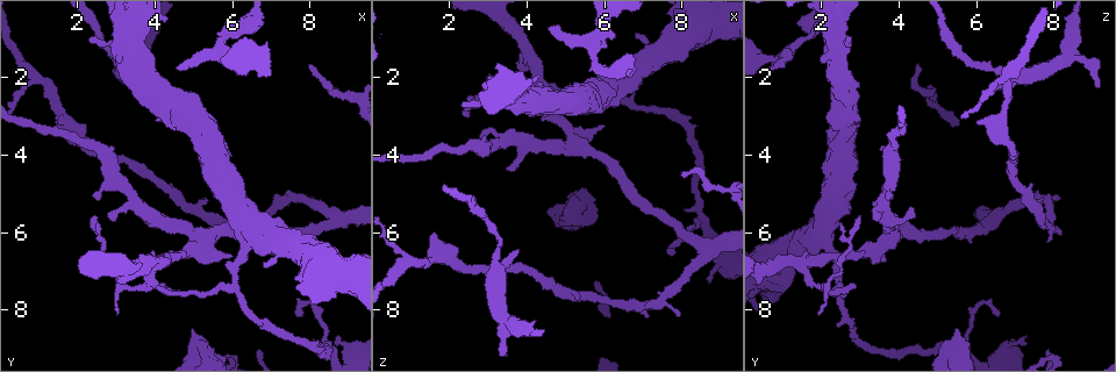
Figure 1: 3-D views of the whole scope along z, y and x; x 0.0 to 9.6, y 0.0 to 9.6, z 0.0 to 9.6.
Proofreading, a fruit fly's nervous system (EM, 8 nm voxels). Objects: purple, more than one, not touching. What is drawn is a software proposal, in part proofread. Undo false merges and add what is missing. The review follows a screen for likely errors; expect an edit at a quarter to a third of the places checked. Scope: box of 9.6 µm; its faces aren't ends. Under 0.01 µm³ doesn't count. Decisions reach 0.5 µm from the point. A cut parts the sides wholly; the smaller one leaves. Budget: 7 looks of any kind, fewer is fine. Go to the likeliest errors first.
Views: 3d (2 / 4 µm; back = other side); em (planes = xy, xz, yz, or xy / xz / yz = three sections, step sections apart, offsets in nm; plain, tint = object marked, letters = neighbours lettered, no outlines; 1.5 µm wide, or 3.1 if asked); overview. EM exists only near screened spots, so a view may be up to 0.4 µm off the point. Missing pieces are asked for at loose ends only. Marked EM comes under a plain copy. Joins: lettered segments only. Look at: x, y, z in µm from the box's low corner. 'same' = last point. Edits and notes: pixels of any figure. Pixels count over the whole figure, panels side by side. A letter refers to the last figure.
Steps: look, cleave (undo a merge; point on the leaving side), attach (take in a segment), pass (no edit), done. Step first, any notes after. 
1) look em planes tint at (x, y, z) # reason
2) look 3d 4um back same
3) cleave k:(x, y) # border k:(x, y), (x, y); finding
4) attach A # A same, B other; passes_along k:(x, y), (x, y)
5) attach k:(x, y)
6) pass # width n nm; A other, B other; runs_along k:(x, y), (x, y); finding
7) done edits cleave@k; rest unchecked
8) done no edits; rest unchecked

look 3d 2um at (6.00, 7.40, 2.45) # three arms meet

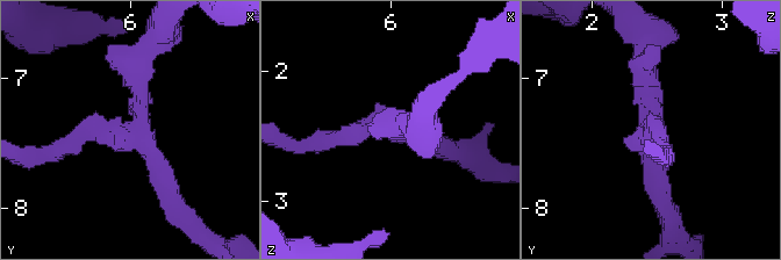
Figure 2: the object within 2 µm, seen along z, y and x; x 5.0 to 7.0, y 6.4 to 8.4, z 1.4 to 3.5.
look em planes tint at (6.00, 7.36, 2.42)

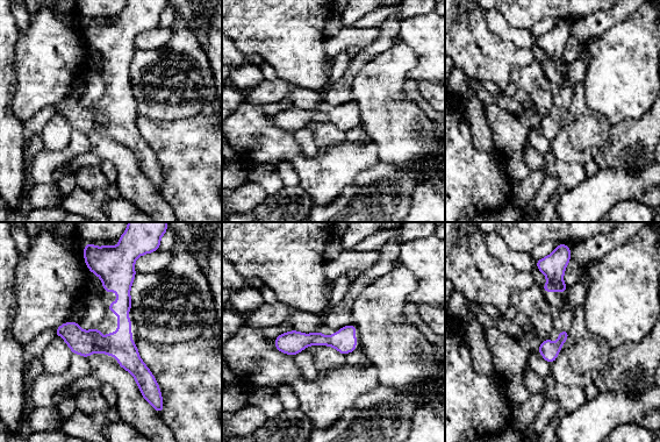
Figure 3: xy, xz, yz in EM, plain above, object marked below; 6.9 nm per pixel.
look em planes letters same # see the neighbours

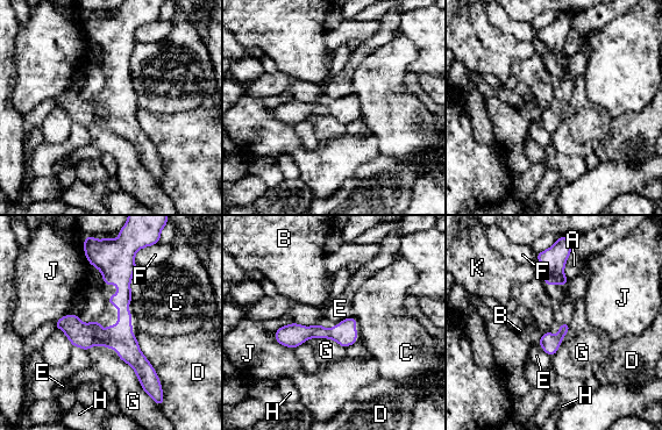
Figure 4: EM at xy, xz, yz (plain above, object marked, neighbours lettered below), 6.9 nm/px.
pass # A other, B other, C other, D other, E other, F other, G other, H other, J other, K other; runs_along 4:(105, 257), (147, 386); all the same neuron

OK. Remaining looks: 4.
look em xy step 4 letters at (3.80, 2.25, 6.40)

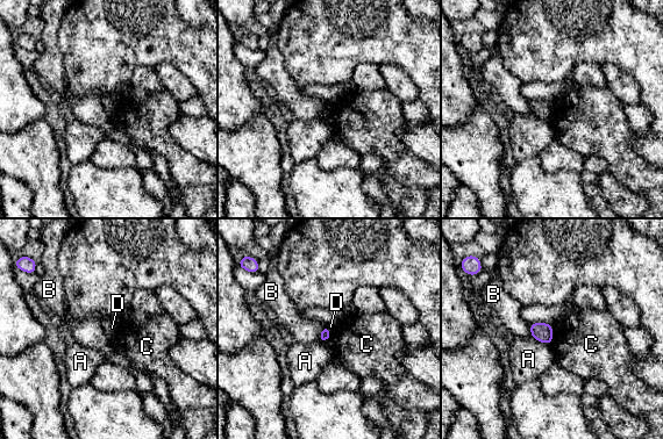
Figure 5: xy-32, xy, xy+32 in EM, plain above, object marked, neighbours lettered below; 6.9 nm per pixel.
look em planes letters same # another direction

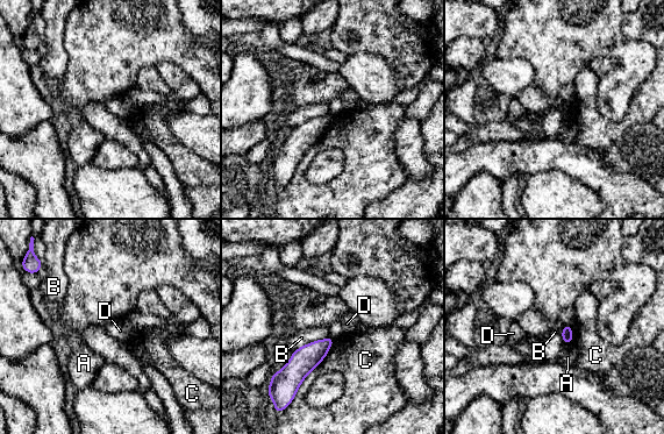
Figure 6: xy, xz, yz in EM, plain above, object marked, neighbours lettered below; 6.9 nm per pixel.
pass # A other, B other, C other, D other; border 6:(564, 326), (561, 332); no lettered segment goes on from it

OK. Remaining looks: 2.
look 3d 2um at (4.55, 1.70, 0.75) # an open end

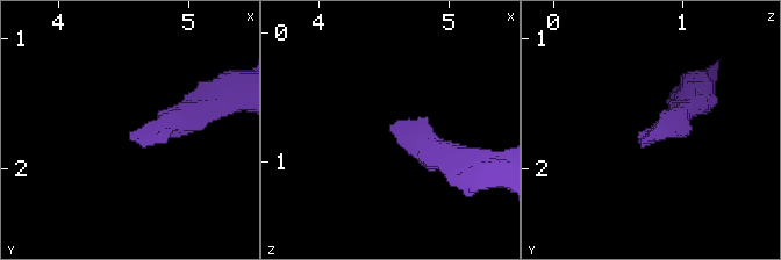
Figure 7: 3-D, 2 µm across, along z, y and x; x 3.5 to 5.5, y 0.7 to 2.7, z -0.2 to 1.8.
look em 3.1um xz step 16 letters at (4.54, 1.74, 0.76)

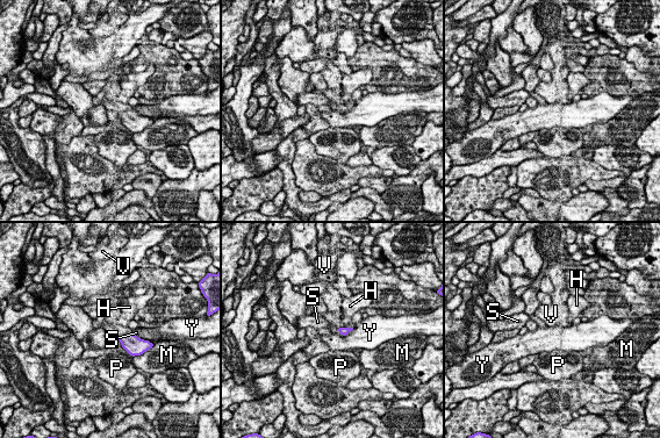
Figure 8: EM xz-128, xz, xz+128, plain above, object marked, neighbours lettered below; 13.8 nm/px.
attach V # H other, M other, P other, S other, V same, Y other; the neuron continues

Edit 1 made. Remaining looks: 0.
done edits attach@8; rest unchecked

